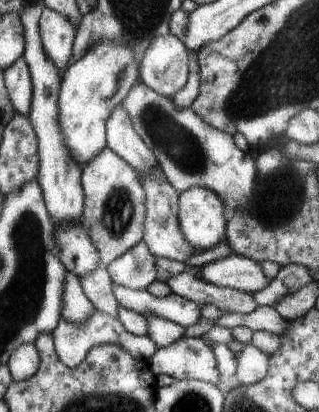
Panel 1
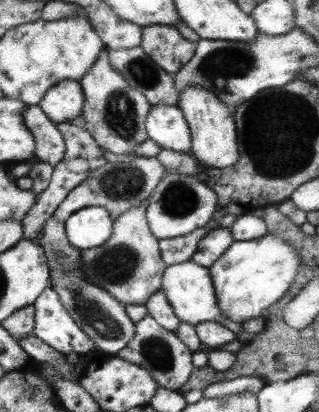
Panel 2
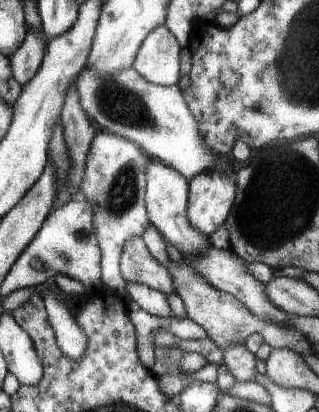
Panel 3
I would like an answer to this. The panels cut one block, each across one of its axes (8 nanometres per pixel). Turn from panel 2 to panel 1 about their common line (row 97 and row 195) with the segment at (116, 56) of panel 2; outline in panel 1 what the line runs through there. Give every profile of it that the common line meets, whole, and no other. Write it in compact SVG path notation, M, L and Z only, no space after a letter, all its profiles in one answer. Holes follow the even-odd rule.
M159 166L151 168L149 172L137 172L137 182L141 184L141 188L145 190L145 222L143 222L143 242L149 246L149 252L159 260L173 260L173 262L181 262L193 254L193 248L185 242L179 224L177 224L177 216L179 216L179 192L173 190L173 186L167 182L163 170Z

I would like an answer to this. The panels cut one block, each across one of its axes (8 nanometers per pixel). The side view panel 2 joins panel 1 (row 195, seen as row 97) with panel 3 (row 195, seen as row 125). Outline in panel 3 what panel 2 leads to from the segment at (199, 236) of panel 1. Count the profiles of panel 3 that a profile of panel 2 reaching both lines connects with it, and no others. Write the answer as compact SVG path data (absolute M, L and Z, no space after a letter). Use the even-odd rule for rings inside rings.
M201 172L189 180L185 216L191 228L209 238L221 228L233 208L237 186L233 176Z

